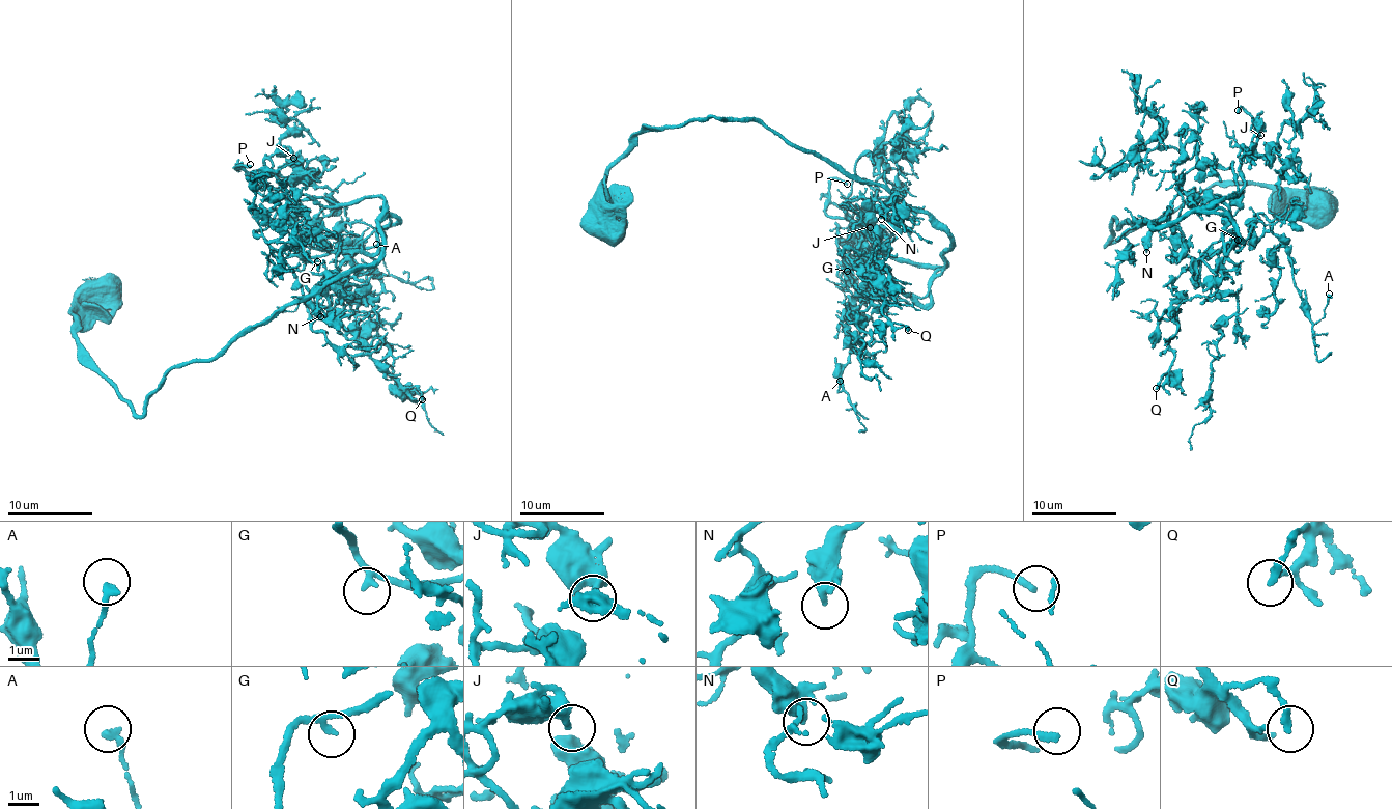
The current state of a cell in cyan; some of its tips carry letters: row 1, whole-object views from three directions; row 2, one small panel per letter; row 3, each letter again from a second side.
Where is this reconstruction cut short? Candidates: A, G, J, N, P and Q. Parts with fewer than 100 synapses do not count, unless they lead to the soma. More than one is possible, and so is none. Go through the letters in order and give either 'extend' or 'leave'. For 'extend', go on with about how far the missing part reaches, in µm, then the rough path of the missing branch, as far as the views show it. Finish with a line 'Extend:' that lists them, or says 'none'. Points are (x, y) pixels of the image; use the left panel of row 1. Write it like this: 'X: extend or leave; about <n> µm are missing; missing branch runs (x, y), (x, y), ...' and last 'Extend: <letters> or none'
A: leave
G: leave
J: leave
N: leave
P: extend; about 35 µm are missing; missing branch runs (250, 164), (265, 145), (227, 120), (235, 86), (208, 72), (216, 55), (202, 32), (236, 5)
Q: leave
Extend: P

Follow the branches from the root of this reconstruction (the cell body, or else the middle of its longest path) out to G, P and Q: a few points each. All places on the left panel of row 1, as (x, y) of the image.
G: (305, 298), (334, 271), (329, 303), (333, 295), (342, 308), (329, 309), (304, 297), (307, 260), (317, 261)
P: (305, 298), (325, 275), (272, 254), (291, 254), (322, 207), (308, 197), (258, 193), (236, 167), (250, 164)
Q: (305, 298), (334, 271), (329, 303), (342, 308), (309, 302), (312, 318), (388, 349), (381, 369), (422, 399)

